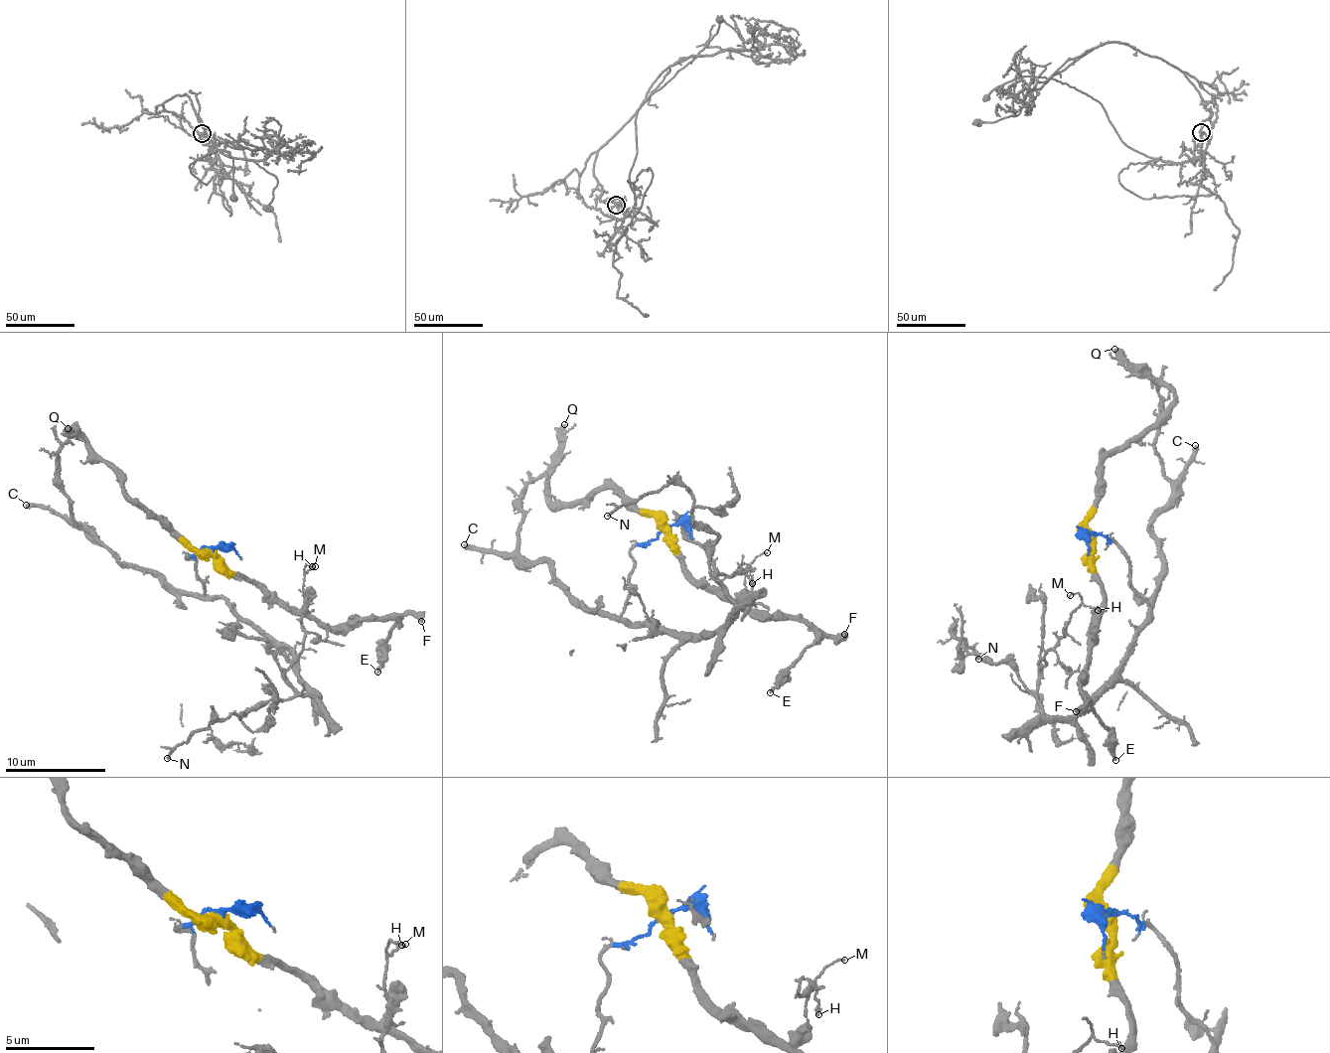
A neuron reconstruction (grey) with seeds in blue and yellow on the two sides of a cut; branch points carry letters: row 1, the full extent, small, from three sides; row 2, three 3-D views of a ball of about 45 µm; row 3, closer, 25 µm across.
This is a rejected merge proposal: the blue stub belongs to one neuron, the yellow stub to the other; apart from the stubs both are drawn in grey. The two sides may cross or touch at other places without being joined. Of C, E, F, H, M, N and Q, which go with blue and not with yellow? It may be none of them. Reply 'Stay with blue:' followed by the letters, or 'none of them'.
Stay with blue: C, H, M, N

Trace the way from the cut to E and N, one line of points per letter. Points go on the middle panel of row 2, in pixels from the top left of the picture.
E: (666, 528), (691, 575), (752, 610), (806, 622), (812, 630), (815, 639), (770, 693)
N: (667, 527), (631, 550), (621, 614), (711, 635), (736, 607), (687, 489), (606, 515)

